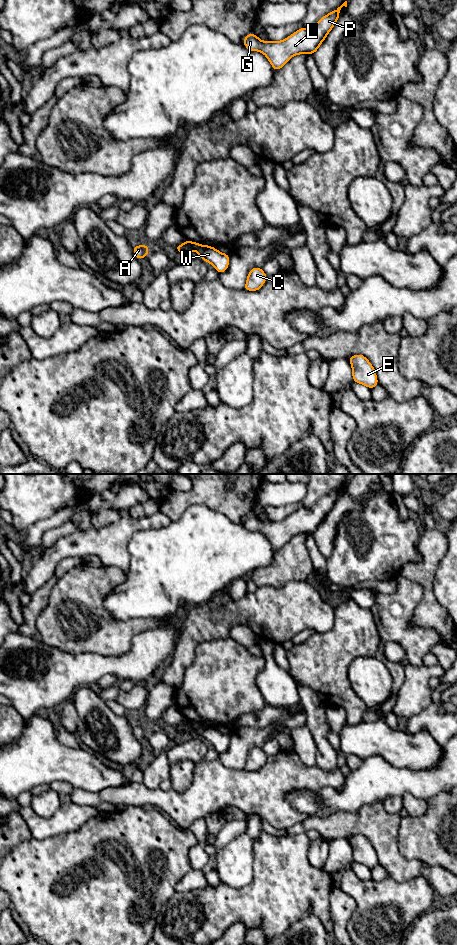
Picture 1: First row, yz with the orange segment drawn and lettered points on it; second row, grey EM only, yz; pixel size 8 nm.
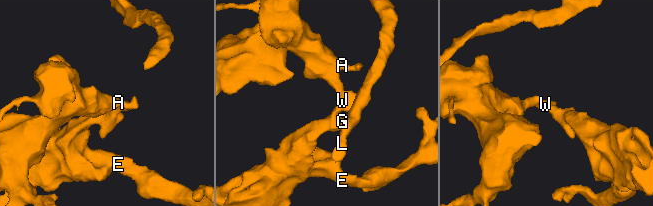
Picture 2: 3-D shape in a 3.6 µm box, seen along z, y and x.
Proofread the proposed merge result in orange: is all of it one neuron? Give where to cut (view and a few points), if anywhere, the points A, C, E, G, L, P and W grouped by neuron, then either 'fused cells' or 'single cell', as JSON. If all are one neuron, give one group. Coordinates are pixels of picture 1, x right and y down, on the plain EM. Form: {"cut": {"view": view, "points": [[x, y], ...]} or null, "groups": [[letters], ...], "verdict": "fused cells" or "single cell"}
{"cut": {"view": "yz", "points": [[200, 725], [195, 730]]}, "groups": [["A"], ["C", "E", "G", "L", "P", "W"]], "verdict": "fused cells"}

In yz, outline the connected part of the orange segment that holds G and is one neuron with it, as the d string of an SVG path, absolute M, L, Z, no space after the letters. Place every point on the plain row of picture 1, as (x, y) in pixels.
M347 481L329 494L321 497L311 508L302 507L282 521L270 520L264 522L250 512L244 518L243 524L249 531L263 533L273 549L277 551L284 547L295 535L313 535L340 498L339 493L343 486L347 487Z

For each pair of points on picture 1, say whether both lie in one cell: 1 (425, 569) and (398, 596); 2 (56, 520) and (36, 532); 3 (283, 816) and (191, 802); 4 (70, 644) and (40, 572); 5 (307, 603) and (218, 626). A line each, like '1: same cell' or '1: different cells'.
1: different cells
2: same cell
3: same cell
4: different cells
5: same cell

